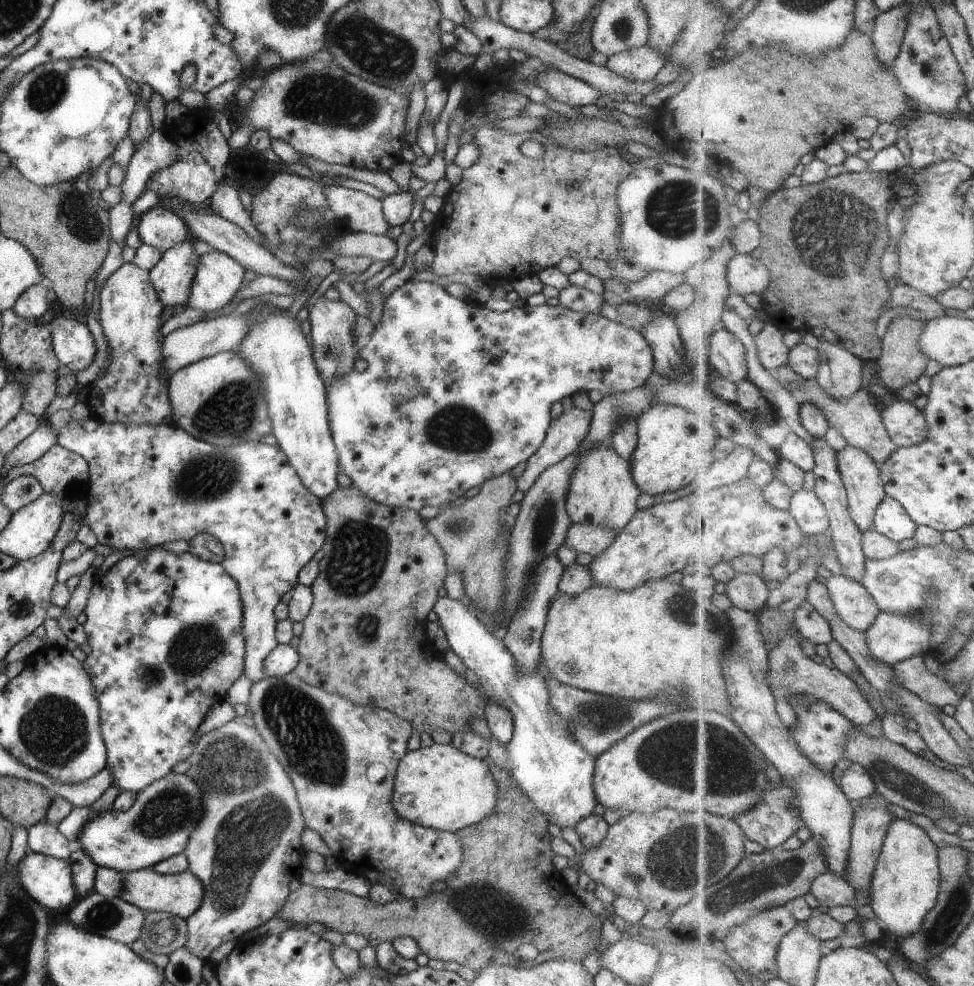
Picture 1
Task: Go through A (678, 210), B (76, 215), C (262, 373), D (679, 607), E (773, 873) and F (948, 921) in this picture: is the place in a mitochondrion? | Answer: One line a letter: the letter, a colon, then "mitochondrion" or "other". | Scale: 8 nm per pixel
A: mitochondrion
B: mitochondrion
C: mitochondrion
D: mitochondrion
E: mitochondrion
F: mitochondrion

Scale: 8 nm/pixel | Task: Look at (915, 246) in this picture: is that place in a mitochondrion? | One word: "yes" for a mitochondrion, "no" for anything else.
no

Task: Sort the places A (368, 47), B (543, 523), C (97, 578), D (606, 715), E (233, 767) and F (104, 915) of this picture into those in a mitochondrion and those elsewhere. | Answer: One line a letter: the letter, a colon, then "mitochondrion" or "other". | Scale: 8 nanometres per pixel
A: mitochondrion
B: mitochondrion
C: other
D: mitochondrion
E: mitochondrion
F: mitochondrion

